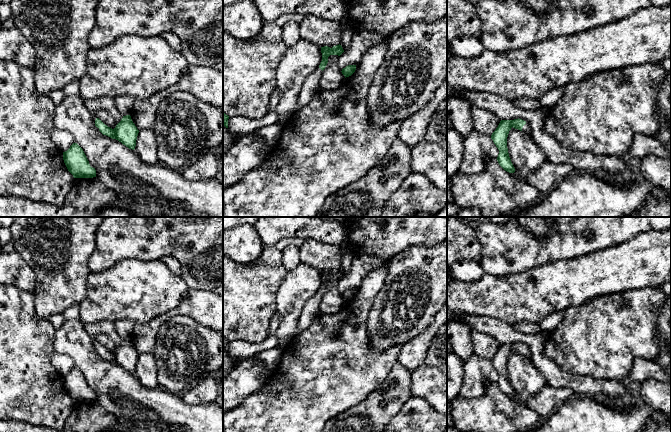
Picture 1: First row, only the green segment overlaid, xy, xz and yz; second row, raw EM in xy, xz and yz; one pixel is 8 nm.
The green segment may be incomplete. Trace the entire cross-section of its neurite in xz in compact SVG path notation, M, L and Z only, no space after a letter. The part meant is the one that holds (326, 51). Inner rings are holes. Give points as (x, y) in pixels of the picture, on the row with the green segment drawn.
M340 44L333 46L332 48L328 46L321 47L322 61L320 65L316 68L316 70L305 79L299 93L297 109L300 109L303 106L307 105L312 100L314 95L320 90L319 82L323 70L328 63L328 57L330 55L340 56L343 52L344 50Z

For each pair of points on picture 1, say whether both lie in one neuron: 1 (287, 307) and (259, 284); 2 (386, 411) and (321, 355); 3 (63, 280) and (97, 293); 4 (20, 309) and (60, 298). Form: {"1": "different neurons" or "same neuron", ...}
{"1": "different neurons", "2": "different neurons", "3": "different neurons", "4": "different neurons"}

